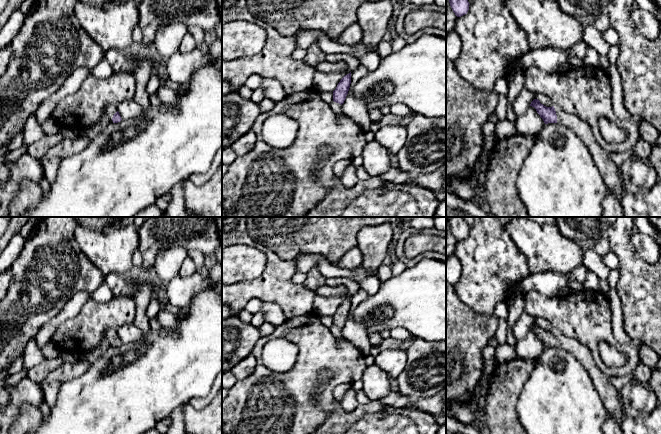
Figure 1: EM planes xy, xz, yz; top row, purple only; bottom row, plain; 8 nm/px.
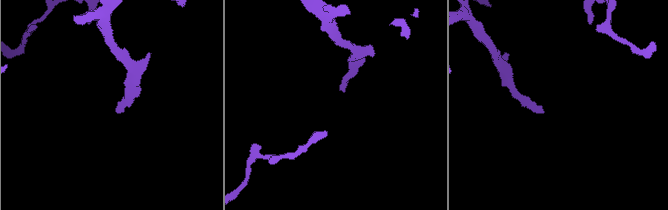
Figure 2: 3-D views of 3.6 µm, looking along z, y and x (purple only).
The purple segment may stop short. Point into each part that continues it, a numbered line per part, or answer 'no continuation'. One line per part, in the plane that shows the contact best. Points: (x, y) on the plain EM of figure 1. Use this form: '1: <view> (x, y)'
1: yz (612, 400)

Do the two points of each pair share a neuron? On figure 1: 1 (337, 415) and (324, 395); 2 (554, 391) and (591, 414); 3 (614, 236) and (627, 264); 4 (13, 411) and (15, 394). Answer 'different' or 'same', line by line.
1: different
2: same
3: same
4: same

